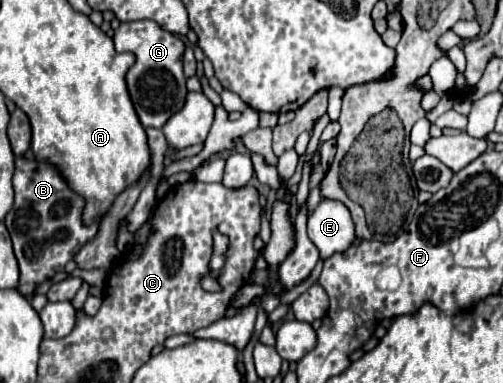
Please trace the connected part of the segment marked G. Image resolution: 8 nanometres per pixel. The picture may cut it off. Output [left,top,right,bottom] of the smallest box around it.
[114,20,186,128]

